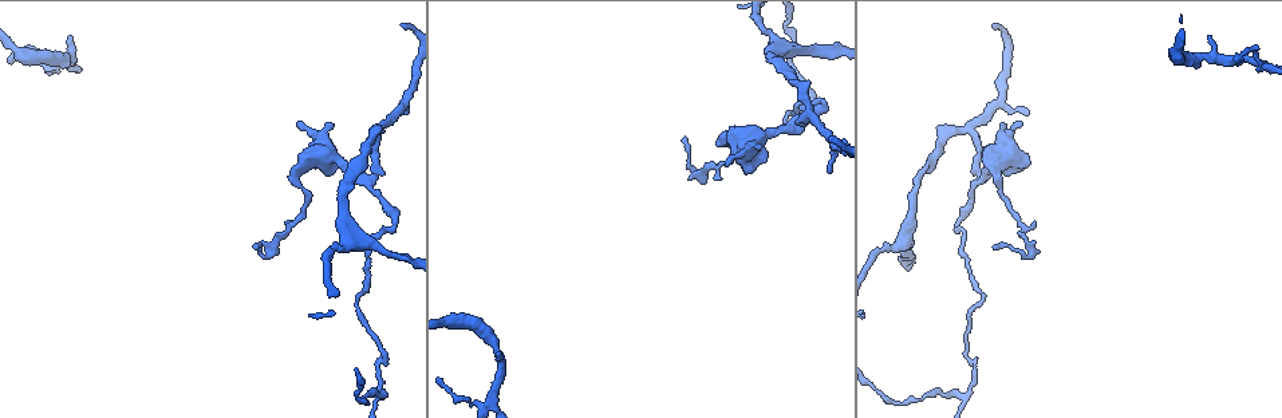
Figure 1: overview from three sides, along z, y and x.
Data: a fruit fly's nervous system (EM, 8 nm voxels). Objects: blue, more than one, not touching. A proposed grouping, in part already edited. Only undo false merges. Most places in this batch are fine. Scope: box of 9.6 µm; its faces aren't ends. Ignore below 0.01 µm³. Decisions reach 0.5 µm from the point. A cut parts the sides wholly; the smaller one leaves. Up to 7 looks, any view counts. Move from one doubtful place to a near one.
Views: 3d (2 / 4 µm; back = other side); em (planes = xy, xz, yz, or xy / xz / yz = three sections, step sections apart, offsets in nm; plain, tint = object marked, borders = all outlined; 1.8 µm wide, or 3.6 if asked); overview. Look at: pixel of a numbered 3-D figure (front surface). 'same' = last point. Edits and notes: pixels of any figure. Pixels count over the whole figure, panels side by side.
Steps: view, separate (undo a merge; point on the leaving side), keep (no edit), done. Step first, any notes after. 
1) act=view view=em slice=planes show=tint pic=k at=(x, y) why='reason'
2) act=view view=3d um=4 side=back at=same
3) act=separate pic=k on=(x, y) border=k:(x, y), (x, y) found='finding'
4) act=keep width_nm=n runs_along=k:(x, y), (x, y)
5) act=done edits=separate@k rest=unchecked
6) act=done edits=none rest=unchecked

act=view view=3d um=2 pic=1 at=(1253, 63) why='sharp bend'

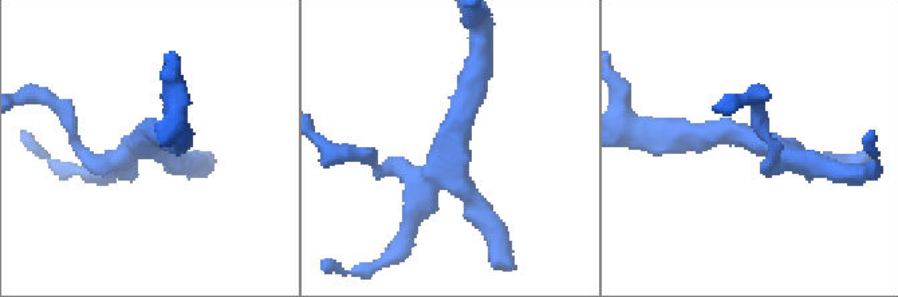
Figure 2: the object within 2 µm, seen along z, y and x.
act=view view=em slice=planes show=tint pic=2 at=(442, 160) why='now the EM'

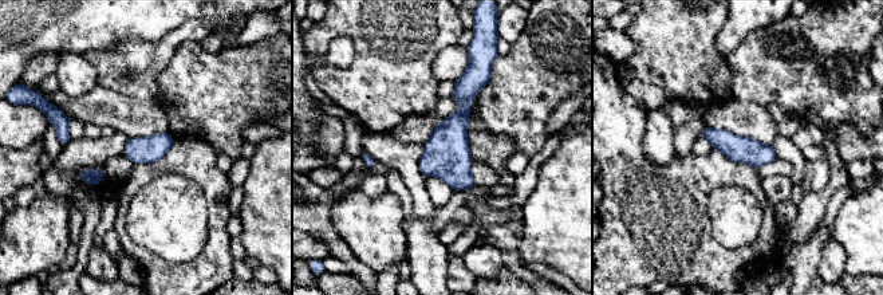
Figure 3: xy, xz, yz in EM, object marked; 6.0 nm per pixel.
act=keep width_nm=160 runs_along=3:(704, 134), (772, 156) found='continuous, no second neuron'

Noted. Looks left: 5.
act=view view=3d um=2 pic=1 at=(968, 127) why='three-way junction'

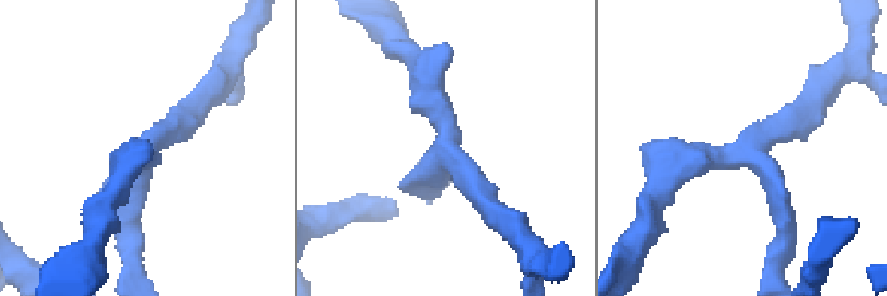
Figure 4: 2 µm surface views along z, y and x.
act=view view=em slice=planes show=tint pic=4 at=(747, 153) arms=3 arm_widths_nm=180,180,190

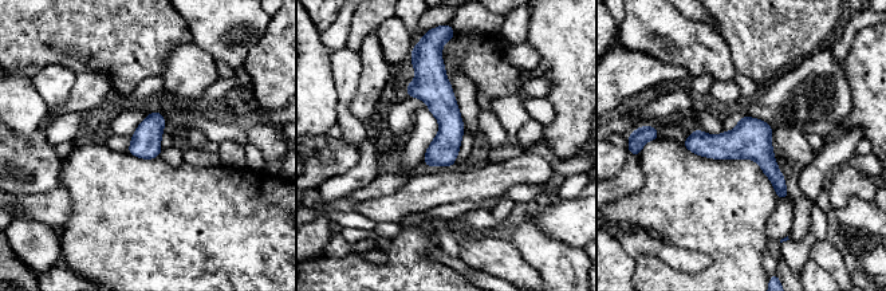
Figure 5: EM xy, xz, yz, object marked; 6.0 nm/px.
act=keep runs_along=5:(688, 144), (748, 145), (783, 195) found='continuous, no second neuron'

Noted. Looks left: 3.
act=view view=3d um=2 pic=1 at=(394, 229) why='sharp bend'

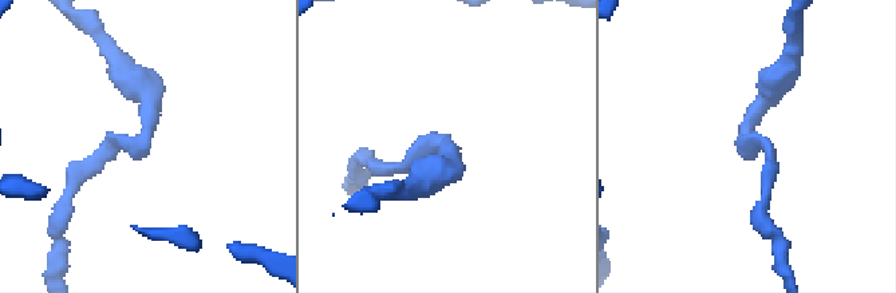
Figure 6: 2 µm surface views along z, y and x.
act=view view=em slice=xz step=8 show=borders pic=6 at=(444, 146) why='shape alone is not enough'

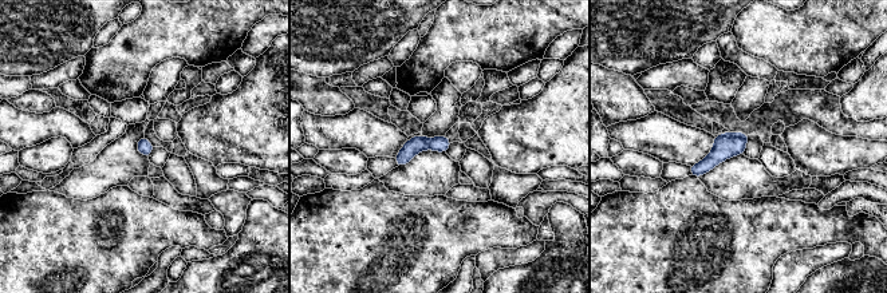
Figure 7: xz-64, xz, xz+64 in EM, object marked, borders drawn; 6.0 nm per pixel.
act=keep runs_along=7:(446, 143), (418, 143), (399, 162) found='continuous, no second neuron'

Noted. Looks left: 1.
act=done edits=none rest=unchecked

